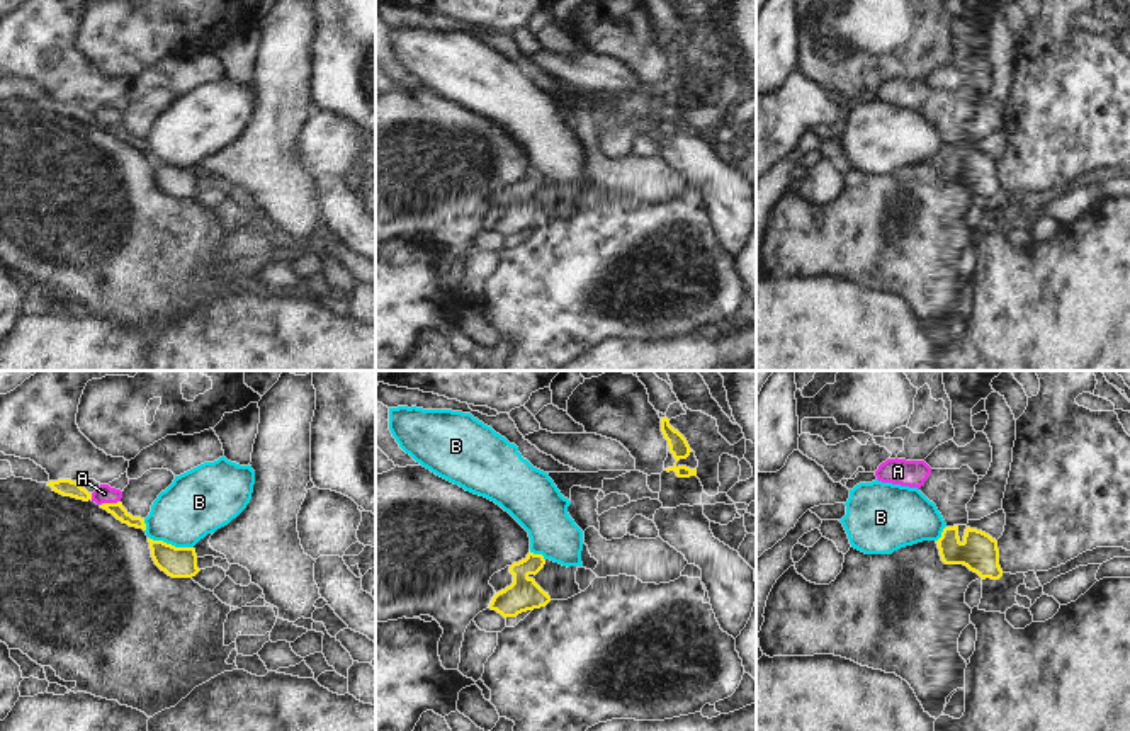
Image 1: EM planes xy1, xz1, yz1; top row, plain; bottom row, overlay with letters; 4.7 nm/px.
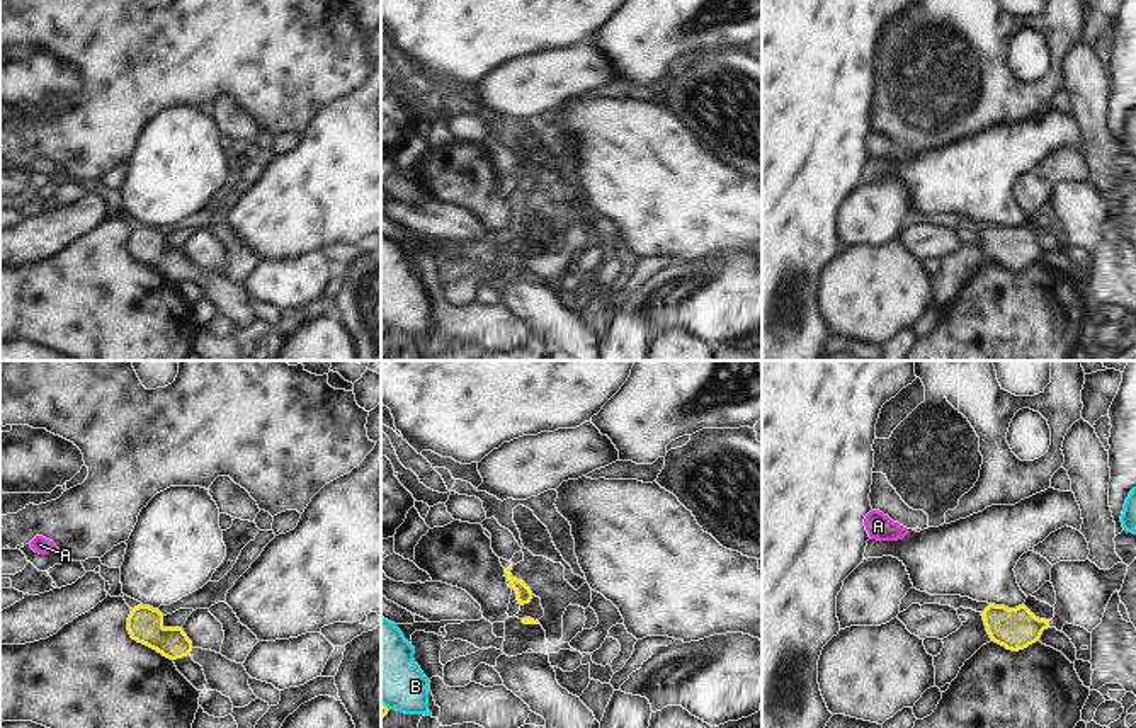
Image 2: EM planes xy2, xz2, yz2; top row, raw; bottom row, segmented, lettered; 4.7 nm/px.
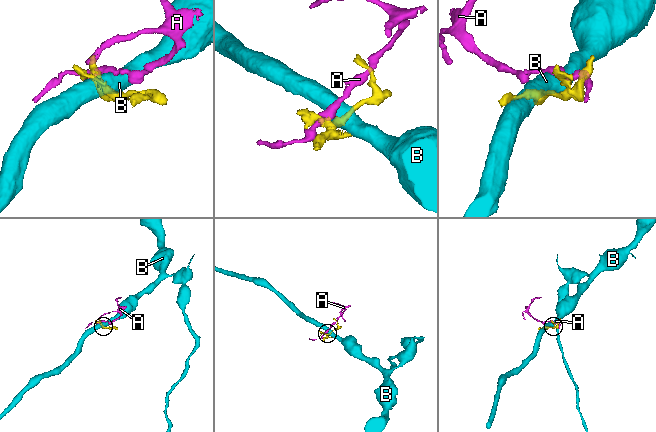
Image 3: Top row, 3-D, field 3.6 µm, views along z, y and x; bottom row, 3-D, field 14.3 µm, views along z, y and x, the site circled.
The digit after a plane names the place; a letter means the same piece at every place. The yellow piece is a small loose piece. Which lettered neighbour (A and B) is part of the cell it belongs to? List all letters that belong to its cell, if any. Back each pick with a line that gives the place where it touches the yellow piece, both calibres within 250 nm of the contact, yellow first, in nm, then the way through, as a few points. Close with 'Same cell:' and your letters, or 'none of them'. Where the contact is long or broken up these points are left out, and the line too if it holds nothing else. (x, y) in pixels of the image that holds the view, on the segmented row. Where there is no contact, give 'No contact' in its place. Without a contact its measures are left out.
Same cell: none of them

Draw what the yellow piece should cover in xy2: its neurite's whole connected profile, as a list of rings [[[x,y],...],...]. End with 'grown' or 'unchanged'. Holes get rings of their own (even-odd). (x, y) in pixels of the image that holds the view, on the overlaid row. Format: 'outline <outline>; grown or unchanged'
outline [[[138,606],[128,617],[128,631],[133,640],[143,643],[170,660],[190,655],[206,675],[206,689],[230,697],[233,708],[245,708],[257,699],[248,685],[250,675],[243,663],[236,663],[221,653],[194,648],[182,628],[165,628],[163,614],[150,606]]]; grown

